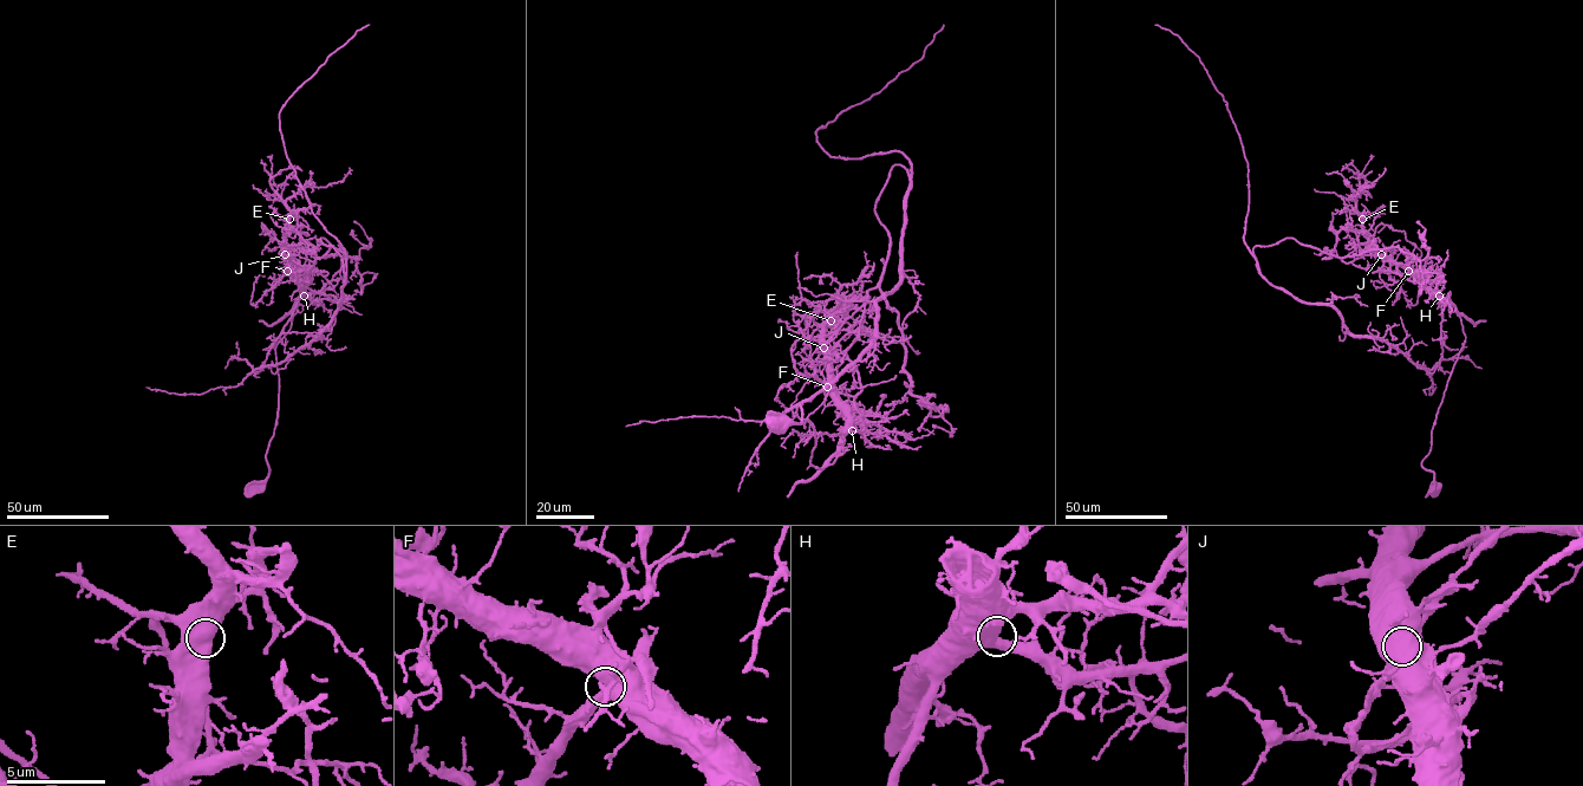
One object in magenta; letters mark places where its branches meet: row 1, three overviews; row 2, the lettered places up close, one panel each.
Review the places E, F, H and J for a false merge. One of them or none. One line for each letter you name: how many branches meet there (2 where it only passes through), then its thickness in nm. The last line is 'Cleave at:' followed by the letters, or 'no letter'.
J: Branches: 2. Thickness 650 nm
Cleave at: J

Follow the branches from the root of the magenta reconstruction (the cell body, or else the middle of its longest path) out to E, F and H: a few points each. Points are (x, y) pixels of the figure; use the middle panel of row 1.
E: (777, 423), (800, 423), (800, 406), (814, 430), (810, 463), (840, 455), (831, 320)
F: (777, 423), (800, 423), (800, 406), (797, 416), (814, 430), (810, 463), (832, 465), (846, 414), (827, 387)
H: (777, 423), (800, 423), (801, 407), (797, 416), (813, 426), (810, 463), (819, 468), (840, 455), (852, 430)

